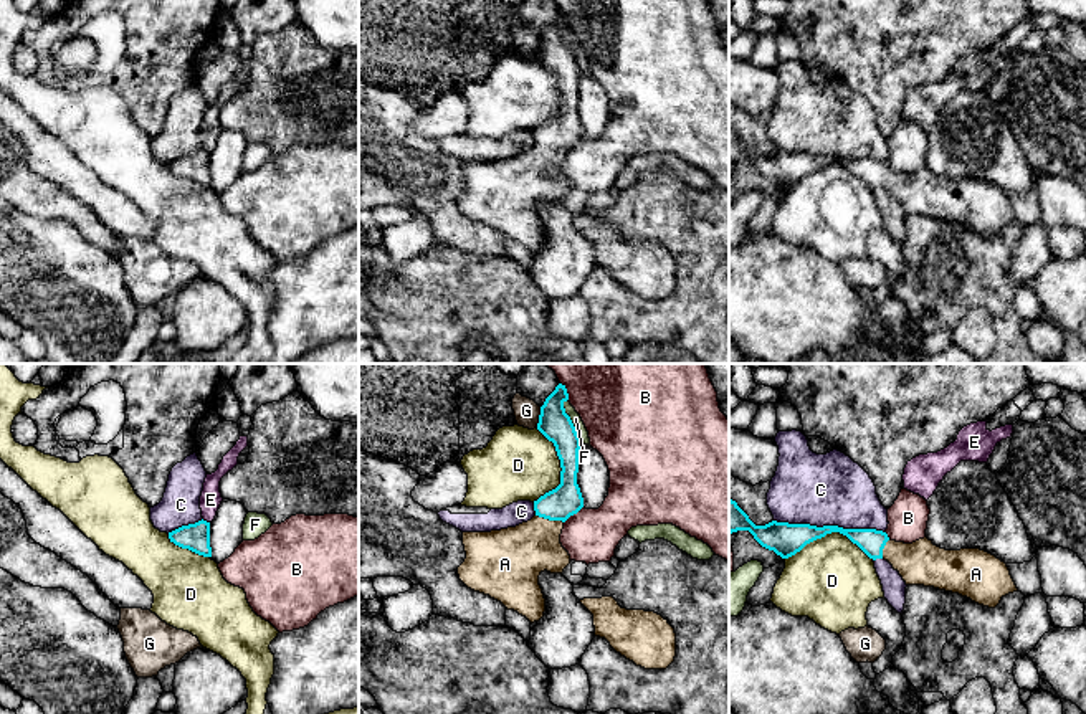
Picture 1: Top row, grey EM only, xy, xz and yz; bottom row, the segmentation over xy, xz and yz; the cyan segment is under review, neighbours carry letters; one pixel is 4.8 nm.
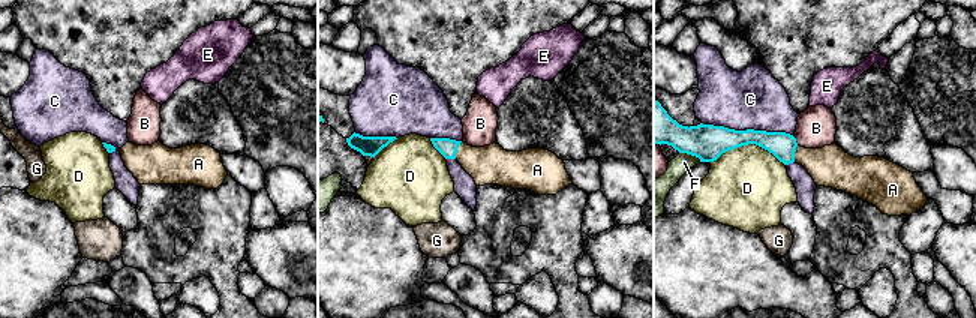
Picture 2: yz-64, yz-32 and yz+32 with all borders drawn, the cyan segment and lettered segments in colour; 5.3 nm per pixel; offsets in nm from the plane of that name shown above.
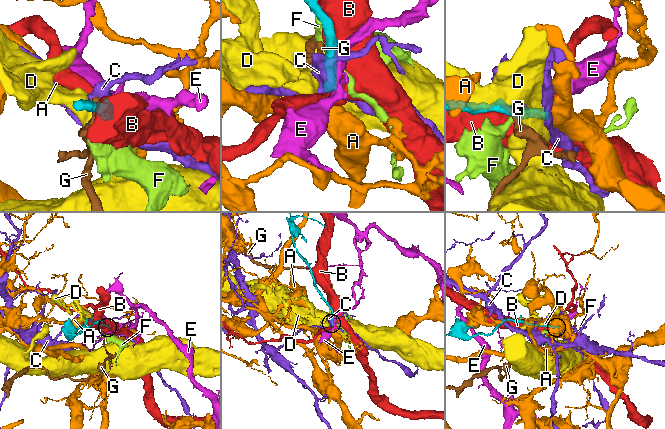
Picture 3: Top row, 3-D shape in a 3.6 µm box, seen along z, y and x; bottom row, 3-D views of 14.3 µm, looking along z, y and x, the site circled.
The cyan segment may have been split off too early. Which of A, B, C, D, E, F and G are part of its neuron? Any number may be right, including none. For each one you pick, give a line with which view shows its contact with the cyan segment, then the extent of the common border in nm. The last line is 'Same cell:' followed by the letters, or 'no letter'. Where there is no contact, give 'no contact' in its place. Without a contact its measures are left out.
A: xz | 140 nm
Same cell: A

